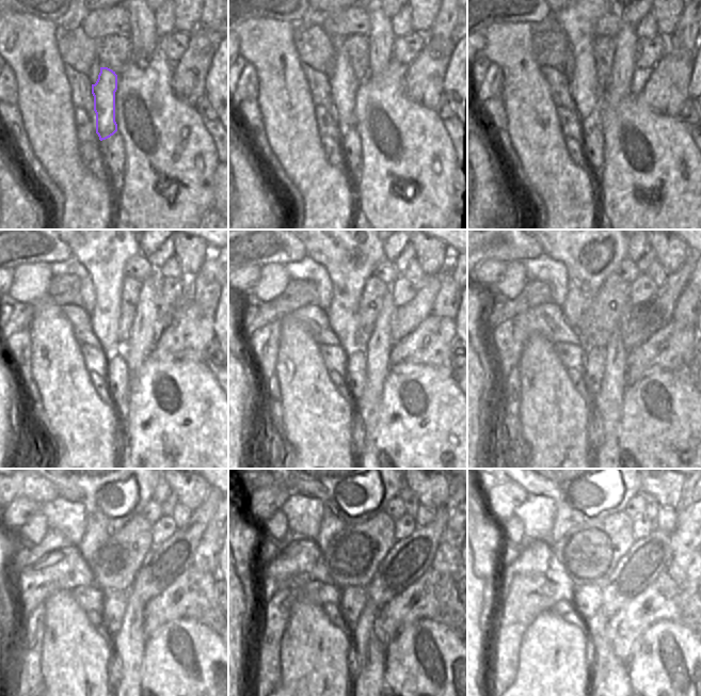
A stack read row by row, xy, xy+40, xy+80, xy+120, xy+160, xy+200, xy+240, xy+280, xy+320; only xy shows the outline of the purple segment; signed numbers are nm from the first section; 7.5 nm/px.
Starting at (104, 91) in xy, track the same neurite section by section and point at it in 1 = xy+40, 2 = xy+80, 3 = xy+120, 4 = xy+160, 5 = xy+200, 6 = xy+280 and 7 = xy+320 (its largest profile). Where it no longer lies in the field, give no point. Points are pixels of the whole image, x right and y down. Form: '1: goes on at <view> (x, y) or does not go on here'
1: goes on at xy+40 (344, 83)
2: goes on at xy+80 (577, 20)
3: goes on at xy+120 (104, 251)
4: goes on at xy+160 (349, 251)
5: goes on at xy+200 (591, 251)
6: goes on at xy+280 (355, 490)
7: goes on at xy+320 (595, 490)

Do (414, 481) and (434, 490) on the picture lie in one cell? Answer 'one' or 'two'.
one

